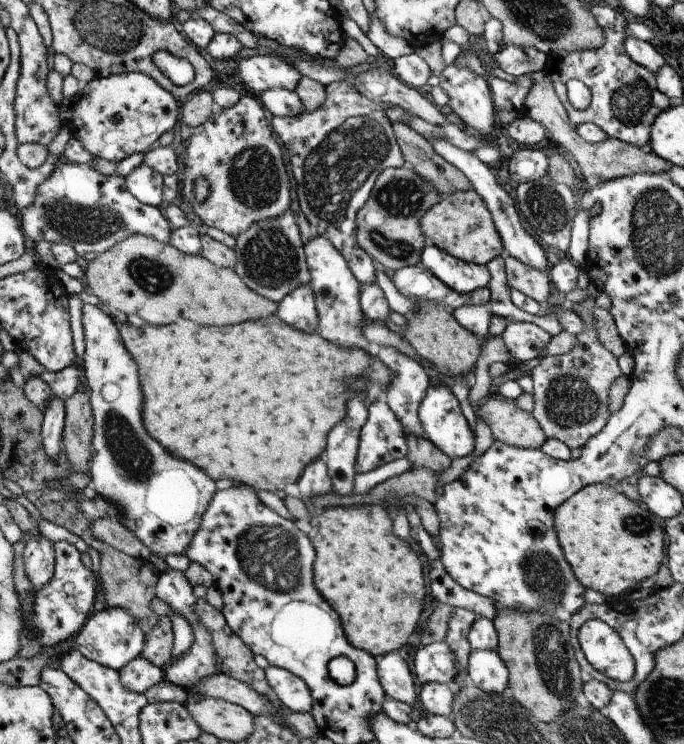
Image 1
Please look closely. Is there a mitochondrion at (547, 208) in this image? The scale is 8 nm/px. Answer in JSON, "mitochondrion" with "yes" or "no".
{"mitochondrion":"yes"}

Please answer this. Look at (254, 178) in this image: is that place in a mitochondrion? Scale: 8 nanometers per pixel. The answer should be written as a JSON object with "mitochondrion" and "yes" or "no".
{"mitochondrion":"yes"}

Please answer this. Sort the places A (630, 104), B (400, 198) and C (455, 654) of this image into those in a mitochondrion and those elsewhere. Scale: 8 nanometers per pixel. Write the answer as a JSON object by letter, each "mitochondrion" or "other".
{"A":"mitochondrion","B":"mitochondrion","C":"other"}

